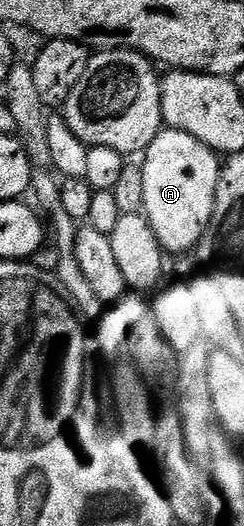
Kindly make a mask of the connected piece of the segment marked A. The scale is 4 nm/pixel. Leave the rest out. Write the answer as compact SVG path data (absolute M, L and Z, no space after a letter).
M167 128L161 130L153 138L153 142L147 145L143 156L143 209L141 209L142 215L147 221L147 225L153 230L153 234L157 238L159 247L163 249L164 253L171 254L171 252L179 252L175 254L187 254L187 252L196 247L199 243L199 239L202 238L203 233L207 230L207 223L210 220L210 215L213 214L214 194L217 190L218 172L220 168L220 157L211 149L207 148L200 140L193 138L188 132L178 132L175 128Z

